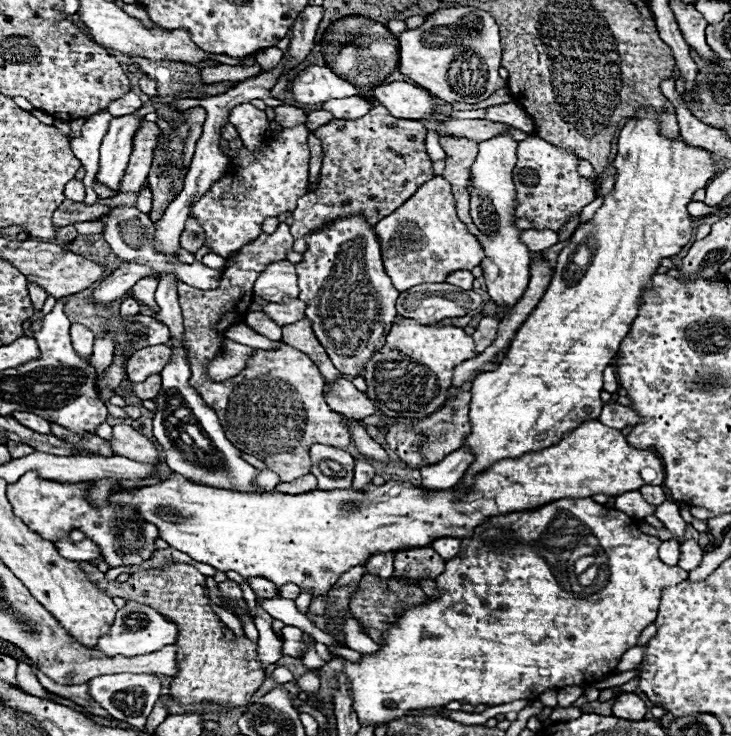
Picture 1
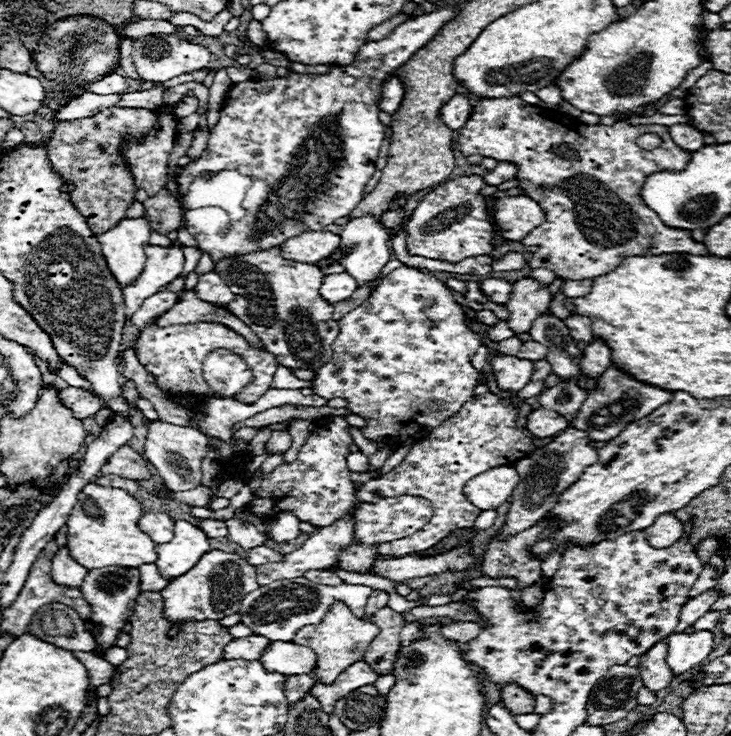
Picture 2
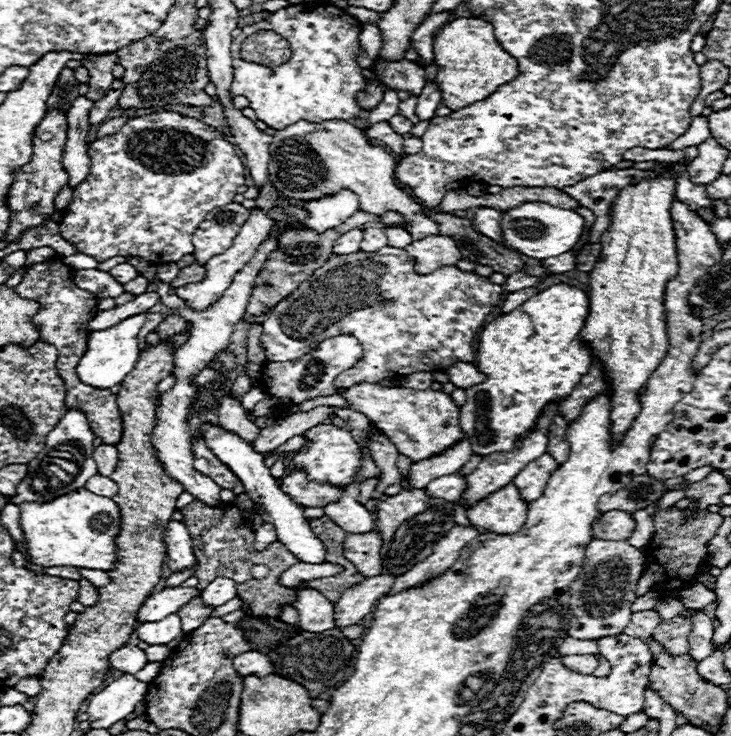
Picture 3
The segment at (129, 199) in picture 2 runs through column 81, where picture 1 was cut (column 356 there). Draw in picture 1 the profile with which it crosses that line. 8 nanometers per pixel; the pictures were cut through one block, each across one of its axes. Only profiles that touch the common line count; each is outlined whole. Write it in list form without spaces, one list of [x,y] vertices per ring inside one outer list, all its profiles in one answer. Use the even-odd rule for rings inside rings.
[[[374,106],[358,120],[332,120],[314,130],[314,134],[320,138],[324,150],[320,188],[298,200],[292,212],[294,224],[290,226],[294,238],[302,238],[336,218],[352,214],[364,214],[374,226],[380,218],[402,206],[424,182],[434,178],[424,146],[426,128],[418,120],[390,116],[384,106]]]

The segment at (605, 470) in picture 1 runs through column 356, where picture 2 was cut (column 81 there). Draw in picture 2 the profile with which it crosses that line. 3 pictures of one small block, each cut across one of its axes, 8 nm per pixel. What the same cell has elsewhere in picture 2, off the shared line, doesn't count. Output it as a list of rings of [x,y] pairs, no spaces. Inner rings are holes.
[[[86,484],[78,494],[78,502],[68,516],[68,548],[72,558],[80,562],[80,566],[94,570],[104,566],[124,566],[138,568],[142,564],[156,562],[156,544],[138,528],[138,520],[142,518],[142,506],[136,502],[126,490]]]

